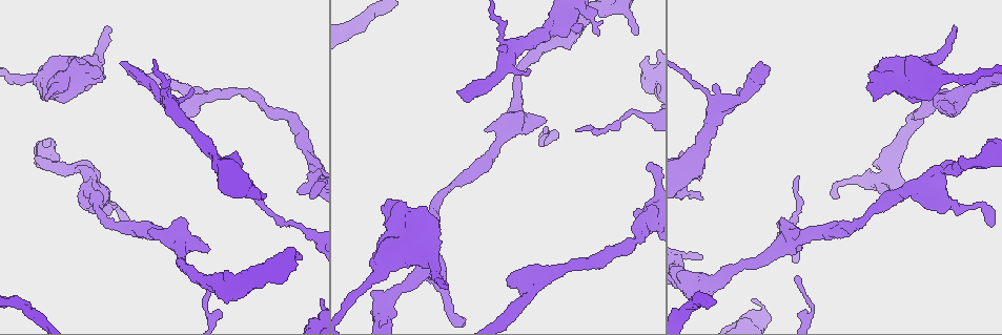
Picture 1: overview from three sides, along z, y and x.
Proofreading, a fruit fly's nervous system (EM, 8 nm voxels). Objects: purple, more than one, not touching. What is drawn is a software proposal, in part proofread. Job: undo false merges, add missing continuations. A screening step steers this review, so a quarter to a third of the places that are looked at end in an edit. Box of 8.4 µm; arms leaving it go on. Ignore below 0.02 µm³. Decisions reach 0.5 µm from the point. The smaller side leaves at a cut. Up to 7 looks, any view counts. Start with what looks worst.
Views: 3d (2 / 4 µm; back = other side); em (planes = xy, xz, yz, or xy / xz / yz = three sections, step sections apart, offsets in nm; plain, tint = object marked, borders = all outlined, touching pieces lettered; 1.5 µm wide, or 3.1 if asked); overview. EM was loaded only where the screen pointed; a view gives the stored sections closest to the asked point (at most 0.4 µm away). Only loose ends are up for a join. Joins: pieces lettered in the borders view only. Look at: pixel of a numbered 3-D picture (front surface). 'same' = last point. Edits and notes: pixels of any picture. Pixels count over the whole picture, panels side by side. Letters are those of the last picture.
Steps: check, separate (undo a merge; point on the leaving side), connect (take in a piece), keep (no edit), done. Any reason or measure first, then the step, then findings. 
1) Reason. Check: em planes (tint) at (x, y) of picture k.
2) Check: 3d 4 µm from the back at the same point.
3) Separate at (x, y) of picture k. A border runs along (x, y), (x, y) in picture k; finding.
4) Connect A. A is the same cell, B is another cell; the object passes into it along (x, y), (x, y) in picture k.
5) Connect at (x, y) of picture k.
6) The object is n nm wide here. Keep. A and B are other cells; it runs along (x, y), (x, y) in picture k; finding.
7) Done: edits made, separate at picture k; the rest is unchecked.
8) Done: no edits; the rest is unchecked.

An open end. Check: em planes (borders) at (448, 288) of picture 1.

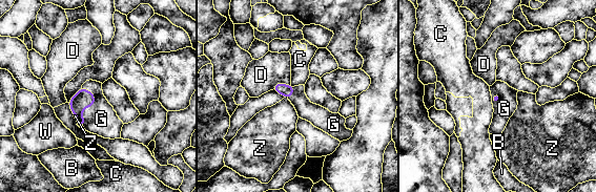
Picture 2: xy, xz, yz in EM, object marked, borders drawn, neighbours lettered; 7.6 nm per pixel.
Connect G. G is the same cell, B, C, D, W and Z are other cells; the neuron continues.

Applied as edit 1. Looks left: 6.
Thick end. Check: 3d 4 µm at (48, 99) of picture 1.

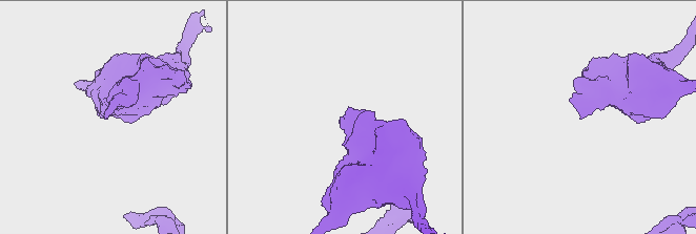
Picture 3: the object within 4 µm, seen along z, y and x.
Shape alone is not enough. Check: em yz step 8 (borders) at (104, 119) of picture 3.

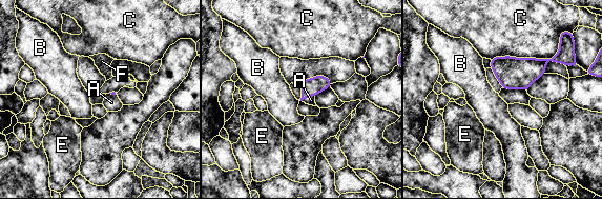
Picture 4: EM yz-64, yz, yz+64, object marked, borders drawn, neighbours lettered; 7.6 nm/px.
Connect A. A is the same cell, B, C, E and F are other cells; the object passes into it along (310, 87), (308, 97), (311, 100) in picture 4; the neuron continues.

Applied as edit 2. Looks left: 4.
Check: overview.

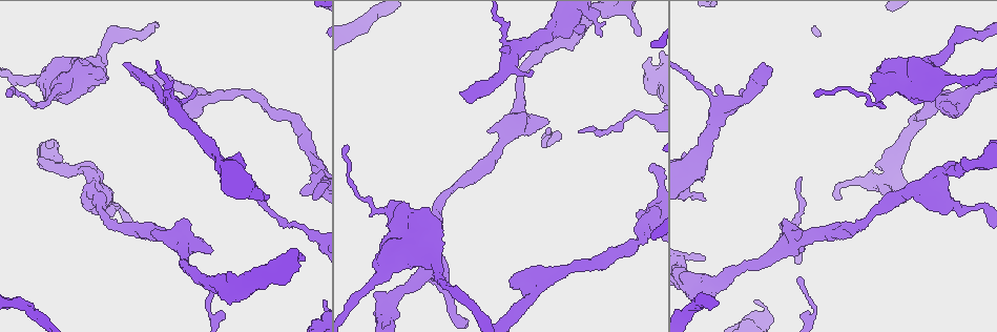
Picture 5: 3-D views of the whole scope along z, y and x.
Free end. Check: 3d 4 µm from the back at (637, 34) of picture 5.

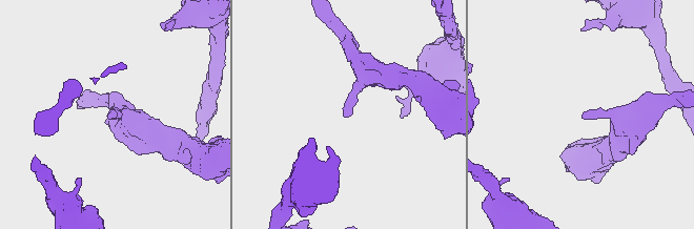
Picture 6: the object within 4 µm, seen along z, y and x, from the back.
Check: em planes (borders) at (347, 114) of picture 6.

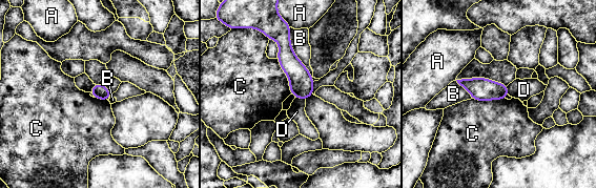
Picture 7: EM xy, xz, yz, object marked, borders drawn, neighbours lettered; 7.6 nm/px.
Keep. A, B, C and D are other cells; it runs along (285, 32), (286, 58), (306, 96) in picture 7; none of them fits.

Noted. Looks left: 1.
Done: edits made, connect at picture 2, connect at picture 4; the rest is unchecked.

